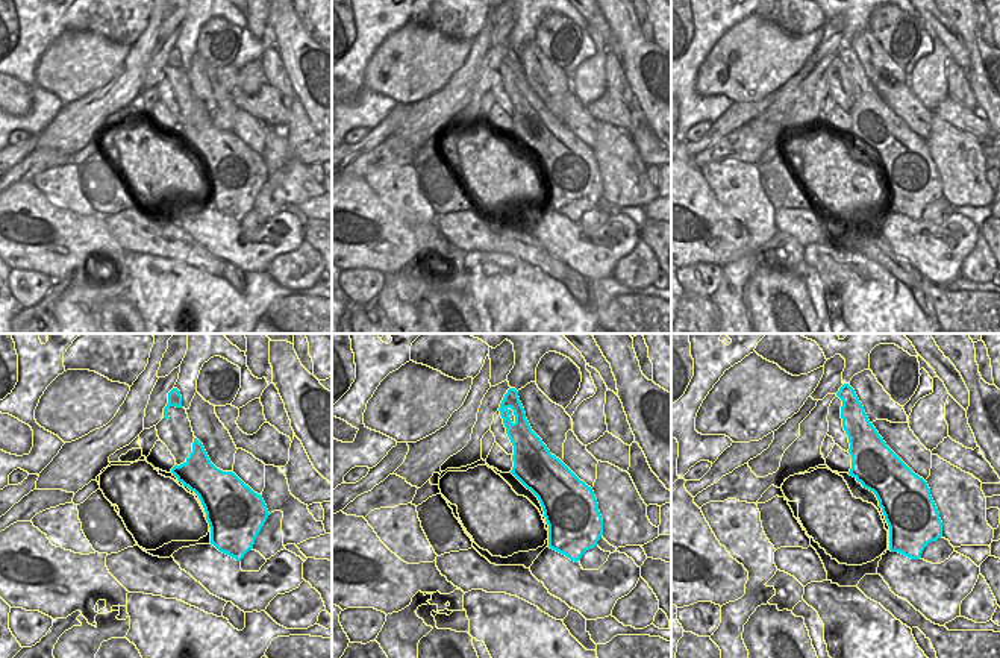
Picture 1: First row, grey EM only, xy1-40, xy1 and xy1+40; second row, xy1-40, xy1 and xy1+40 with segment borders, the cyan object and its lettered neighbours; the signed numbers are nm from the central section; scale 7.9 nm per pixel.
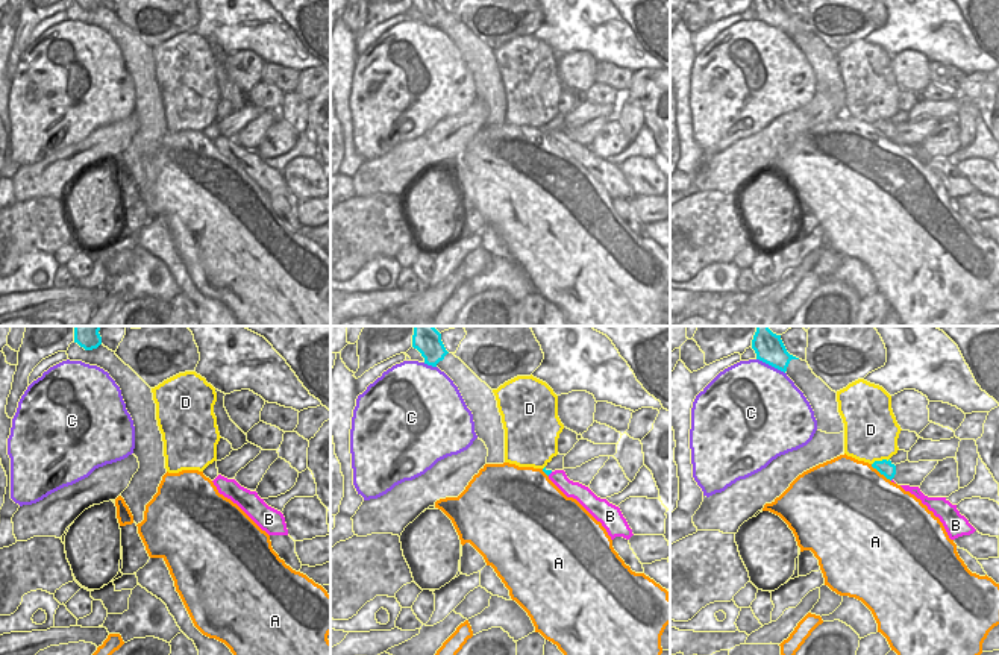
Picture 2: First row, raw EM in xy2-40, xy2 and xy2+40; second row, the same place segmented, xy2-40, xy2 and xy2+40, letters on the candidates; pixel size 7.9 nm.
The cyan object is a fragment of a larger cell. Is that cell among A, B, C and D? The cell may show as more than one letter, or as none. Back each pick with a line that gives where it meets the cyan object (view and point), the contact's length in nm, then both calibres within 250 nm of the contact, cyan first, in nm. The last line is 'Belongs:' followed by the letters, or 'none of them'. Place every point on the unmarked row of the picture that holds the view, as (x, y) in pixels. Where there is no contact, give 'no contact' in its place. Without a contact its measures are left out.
B: contact xy2 (549, 134); length 60 nm; calibres 50 and 130 nm
Belongs: B

